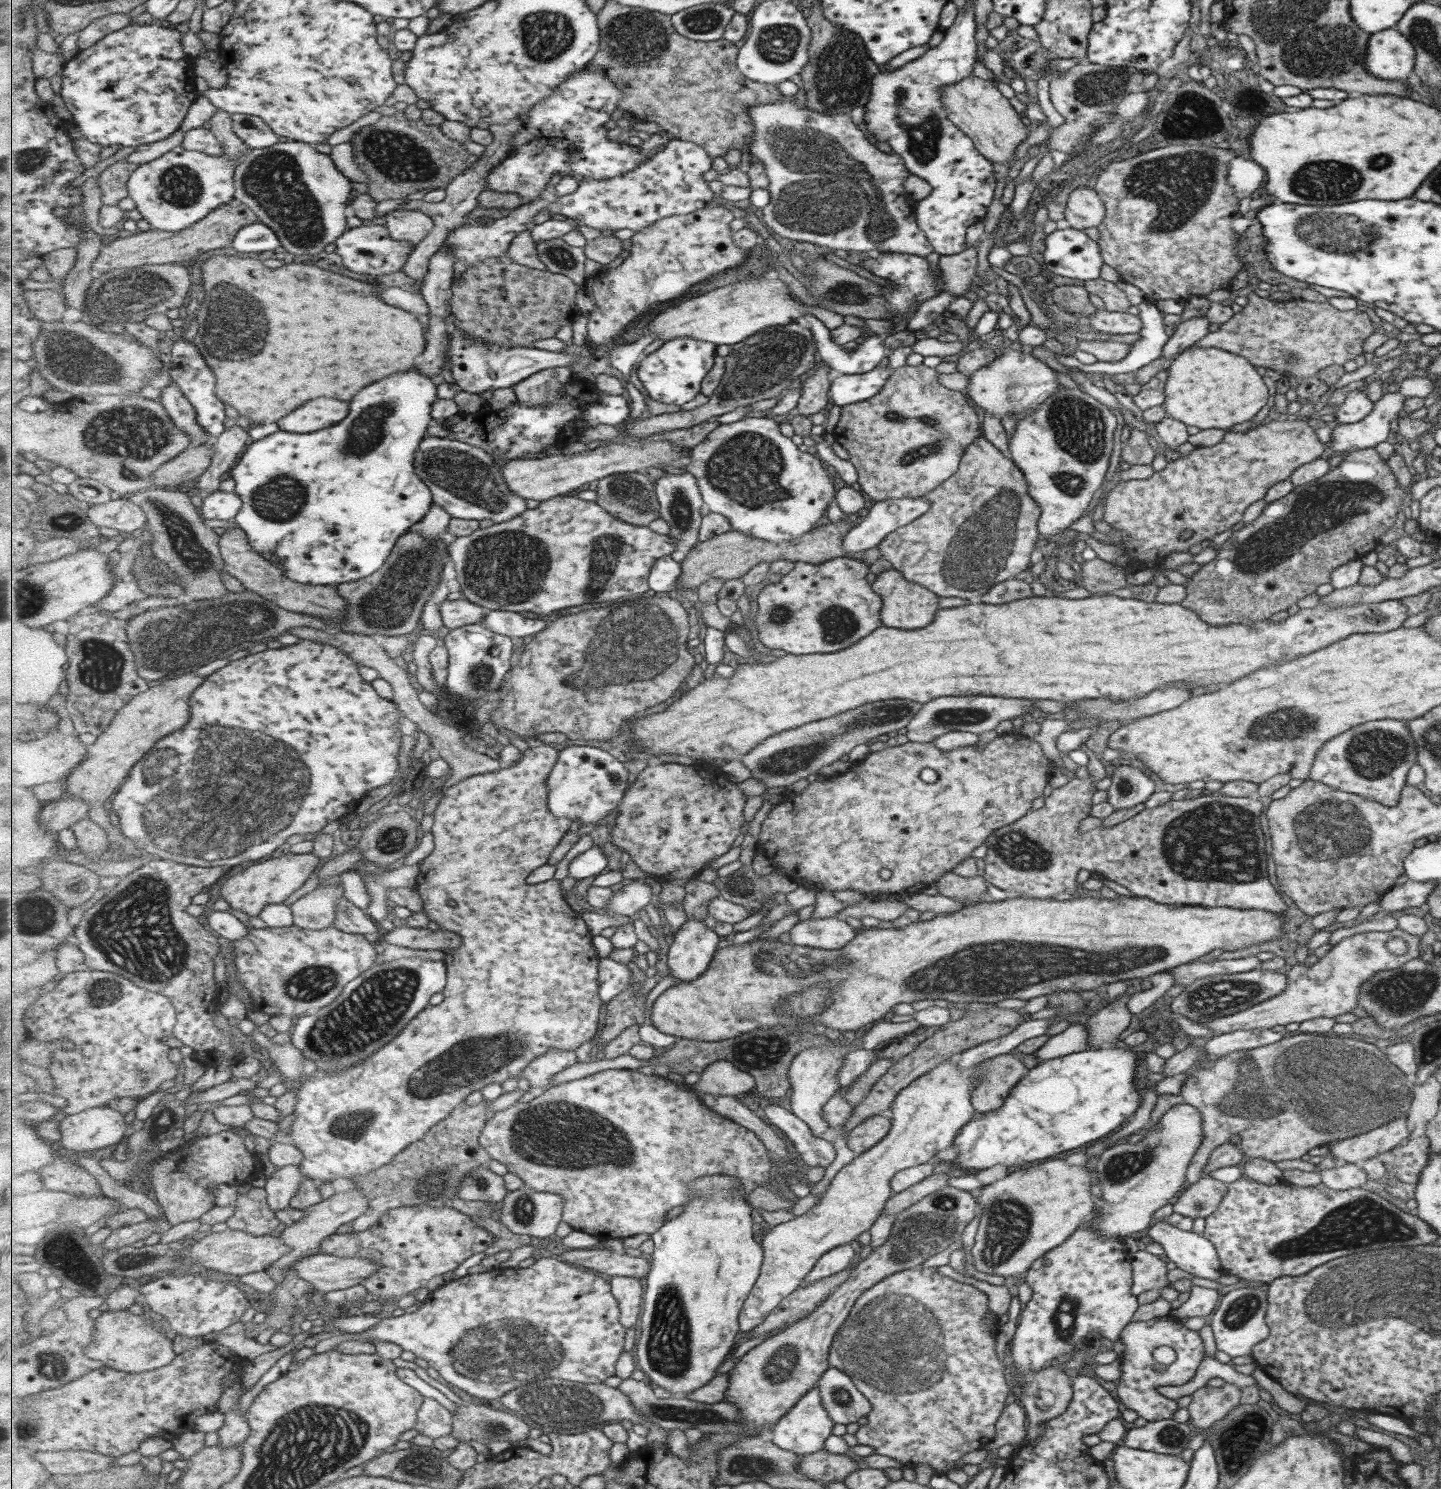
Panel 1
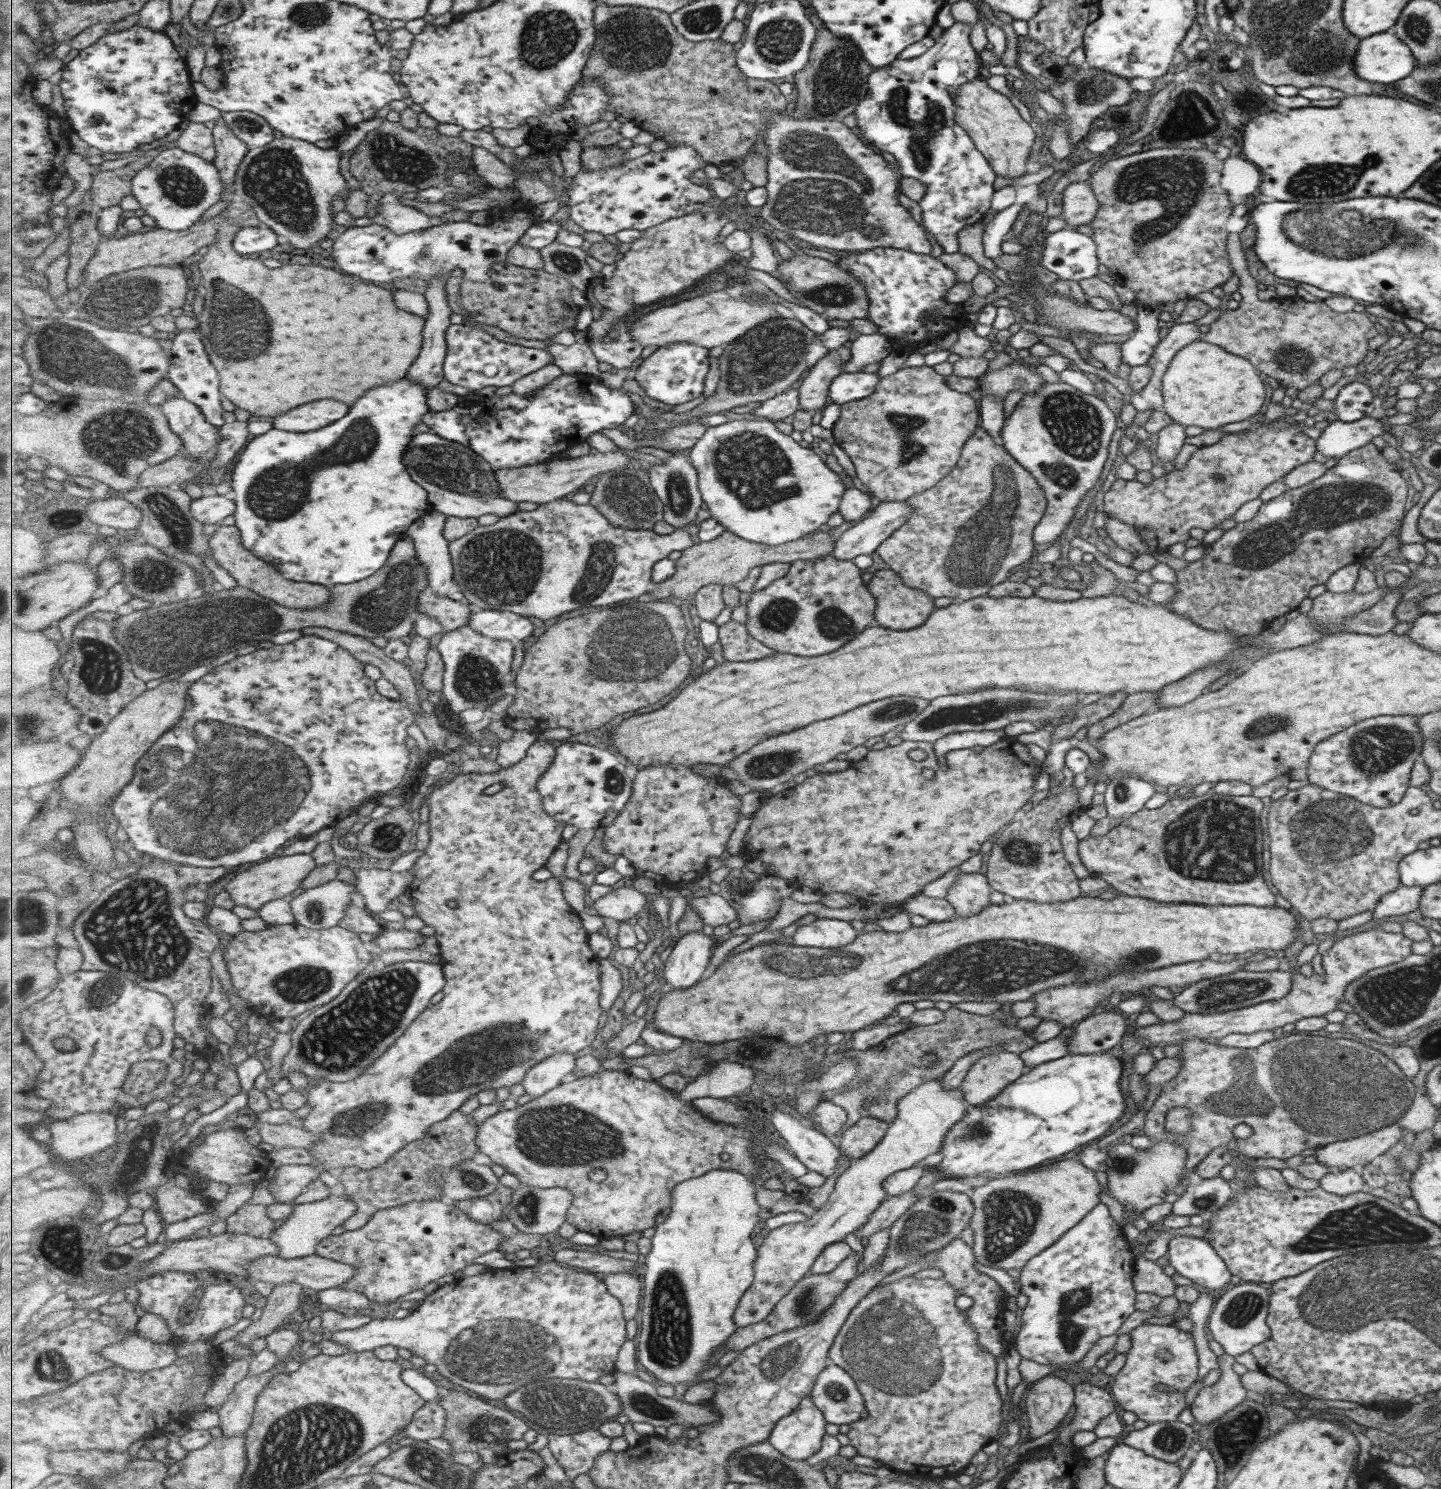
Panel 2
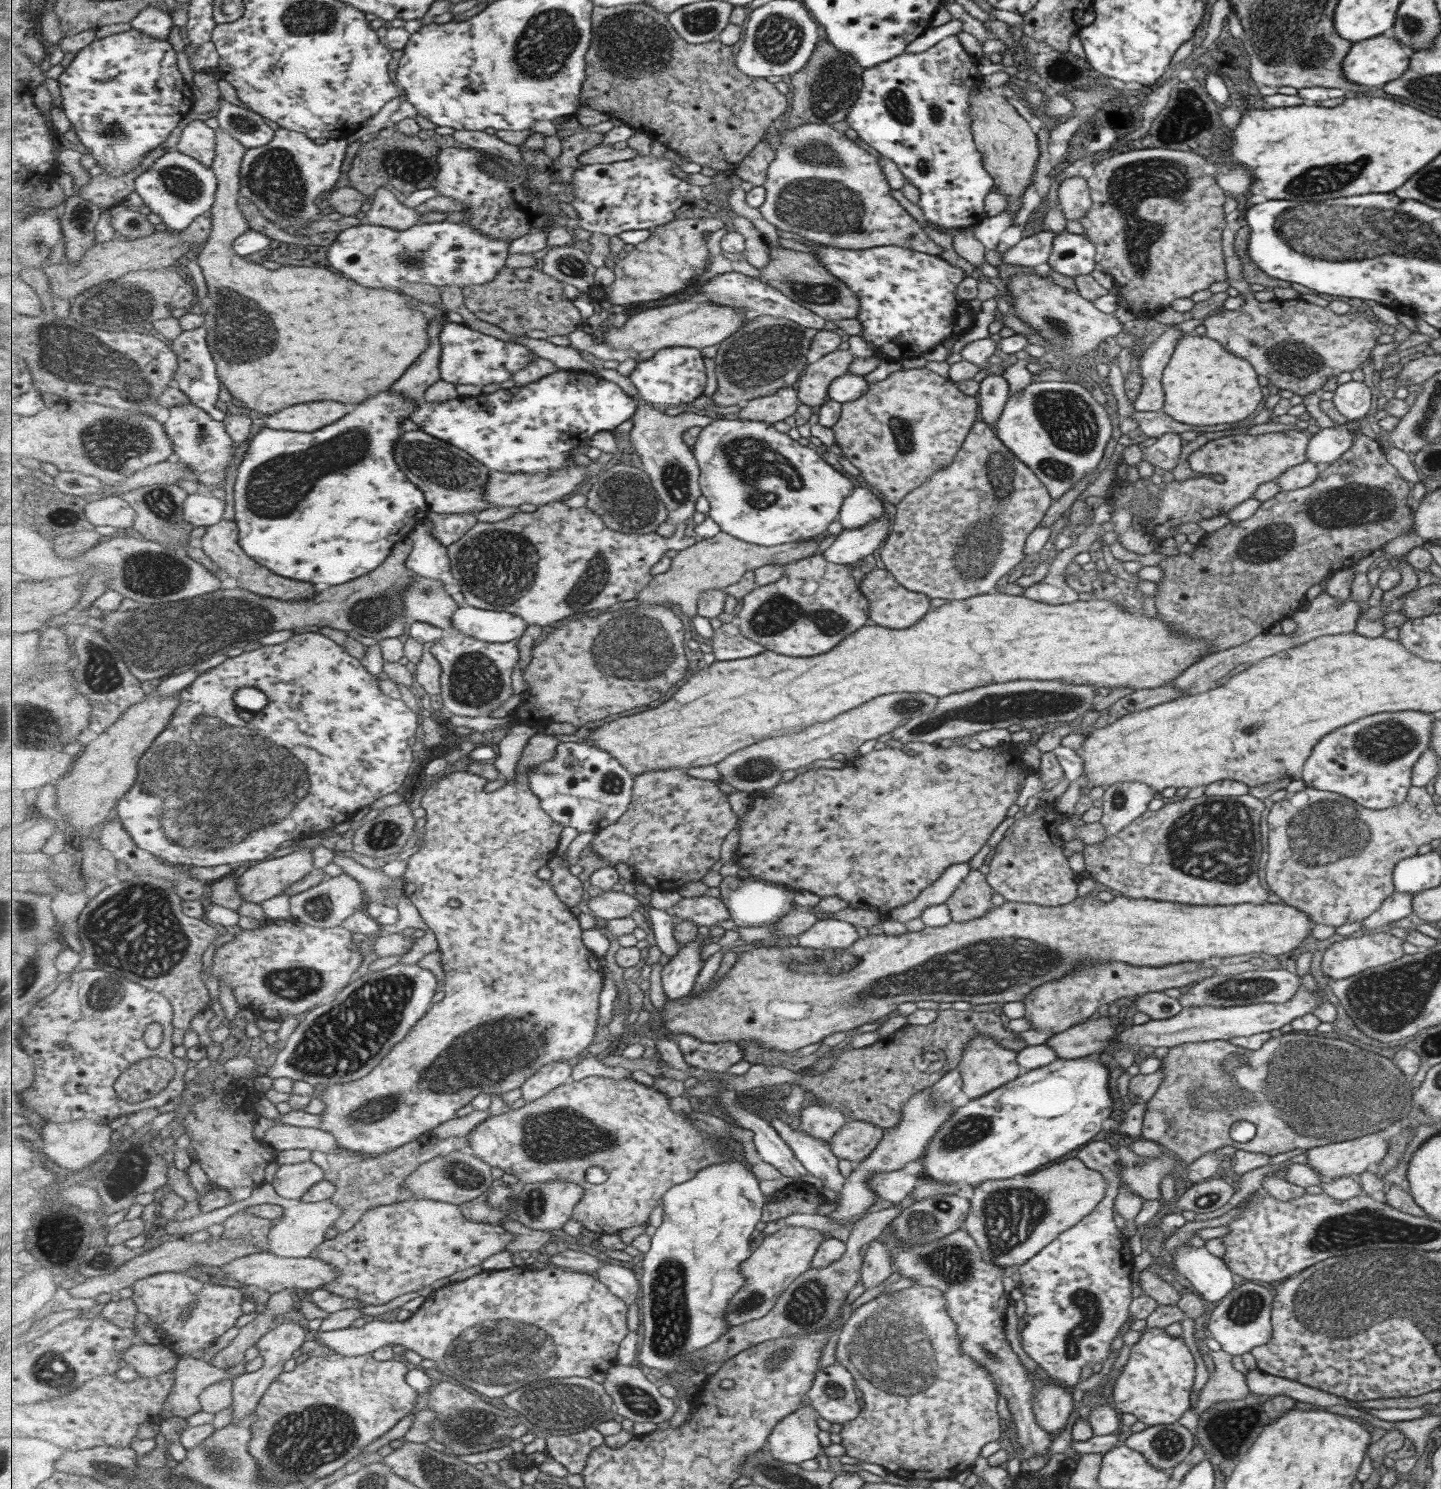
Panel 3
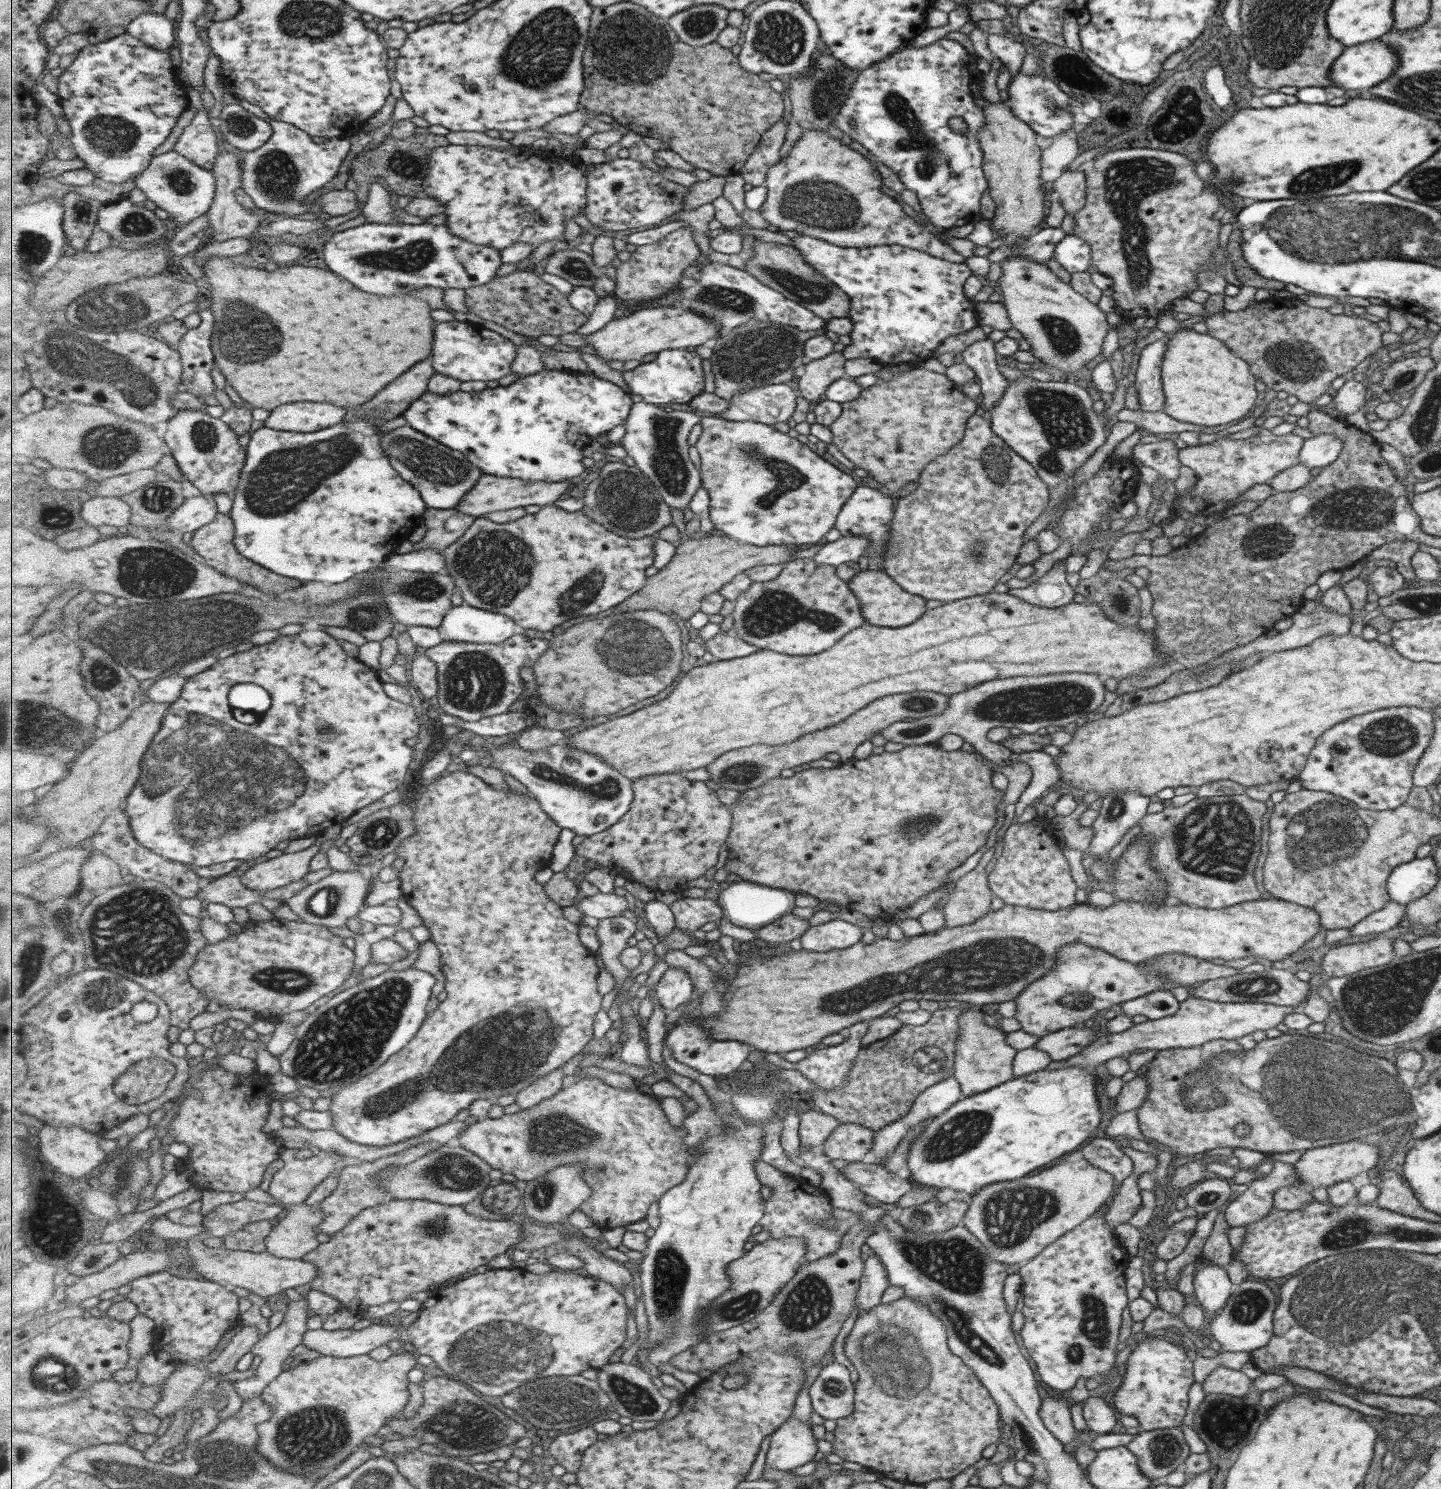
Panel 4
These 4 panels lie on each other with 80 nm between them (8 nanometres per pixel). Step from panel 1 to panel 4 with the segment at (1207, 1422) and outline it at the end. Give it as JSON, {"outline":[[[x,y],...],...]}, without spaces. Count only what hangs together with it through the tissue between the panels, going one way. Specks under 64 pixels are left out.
{"outline":[[[1220,1364],[1202,1382],[1204,1394],[1226,1394],[1242,1397],[1248,1393],[1254,1382],[1240,1370],[1233,1370]]]}

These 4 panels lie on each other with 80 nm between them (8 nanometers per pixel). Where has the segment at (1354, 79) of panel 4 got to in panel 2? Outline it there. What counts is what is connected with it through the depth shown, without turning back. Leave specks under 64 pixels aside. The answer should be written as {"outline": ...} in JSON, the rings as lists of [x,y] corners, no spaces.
{"outline":[[[1390,30],[1361,39],[1352,64],[1355,77],[1381,85],[1402,80],[1415,68],[1411,51]]]}

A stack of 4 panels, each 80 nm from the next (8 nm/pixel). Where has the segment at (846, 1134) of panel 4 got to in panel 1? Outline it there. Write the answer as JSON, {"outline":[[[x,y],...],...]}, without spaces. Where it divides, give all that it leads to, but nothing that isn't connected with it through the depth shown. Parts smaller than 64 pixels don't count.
{"outline":[[[887,1113],[871,1116],[854,1126],[846,1136],[846,1145],[853,1154],[859,1155],[881,1140],[889,1130],[891,1119]]]}

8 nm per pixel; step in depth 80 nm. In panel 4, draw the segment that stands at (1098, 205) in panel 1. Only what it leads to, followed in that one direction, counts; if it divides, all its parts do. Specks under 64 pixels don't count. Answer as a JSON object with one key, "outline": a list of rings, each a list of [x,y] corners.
{"outline":[[[1063,171],[1051,184],[1053,197],[1061,203],[1065,214],[1077,212],[1084,205],[1085,181],[1083,171]]]}

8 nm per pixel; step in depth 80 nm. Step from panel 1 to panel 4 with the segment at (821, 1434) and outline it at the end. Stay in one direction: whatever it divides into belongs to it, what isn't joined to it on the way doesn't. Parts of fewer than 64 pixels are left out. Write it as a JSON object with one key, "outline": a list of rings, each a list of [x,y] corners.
{"outline":[[[793,1419],[785,1426],[777,1428],[769,1435],[769,1449],[766,1454],[766,1464],[777,1470],[793,1470],[803,1466],[815,1456],[817,1448],[811,1436],[811,1430]]]}

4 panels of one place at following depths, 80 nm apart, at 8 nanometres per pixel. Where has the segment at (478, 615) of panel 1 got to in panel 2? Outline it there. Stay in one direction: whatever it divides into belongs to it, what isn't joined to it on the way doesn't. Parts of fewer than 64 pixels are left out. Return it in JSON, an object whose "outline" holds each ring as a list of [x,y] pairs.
{"outline":[[[430,586],[418,594],[418,612],[437,619],[447,631],[455,631],[469,624],[471,606],[464,600],[451,600],[438,595]]]}

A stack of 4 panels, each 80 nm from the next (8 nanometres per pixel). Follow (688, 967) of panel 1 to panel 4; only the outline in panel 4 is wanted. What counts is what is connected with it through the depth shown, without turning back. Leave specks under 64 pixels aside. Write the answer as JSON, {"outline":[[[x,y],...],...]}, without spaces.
{"outline":[[[668,968],[655,986],[659,1004],[669,1010],[677,1010],[693,998],[695,985],[687,970]]]}

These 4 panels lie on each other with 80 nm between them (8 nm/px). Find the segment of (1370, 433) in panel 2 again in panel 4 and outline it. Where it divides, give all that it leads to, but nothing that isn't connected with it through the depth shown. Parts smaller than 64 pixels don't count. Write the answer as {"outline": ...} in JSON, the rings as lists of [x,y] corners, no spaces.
{"outline":[[[1318,434],[1302,442],[1298,454],[1298,464],[1309,469],[1323,468],[1337,458],[1340,450],[1341,441],[1338,438],[1332,434]]]}

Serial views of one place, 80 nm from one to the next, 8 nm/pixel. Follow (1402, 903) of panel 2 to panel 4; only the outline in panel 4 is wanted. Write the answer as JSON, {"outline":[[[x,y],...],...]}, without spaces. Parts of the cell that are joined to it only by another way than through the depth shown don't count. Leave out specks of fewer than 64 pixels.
{"outline":[[[1388,900],[1381,910],[1377,910],[1365,916],[1357,924],[1349,929],[1351,940],[1367,936],[1367,934],[1380,934],[1395,932],[1395,926],[1405,916],[1406,911],[1403,904],[1397,904]]]}

